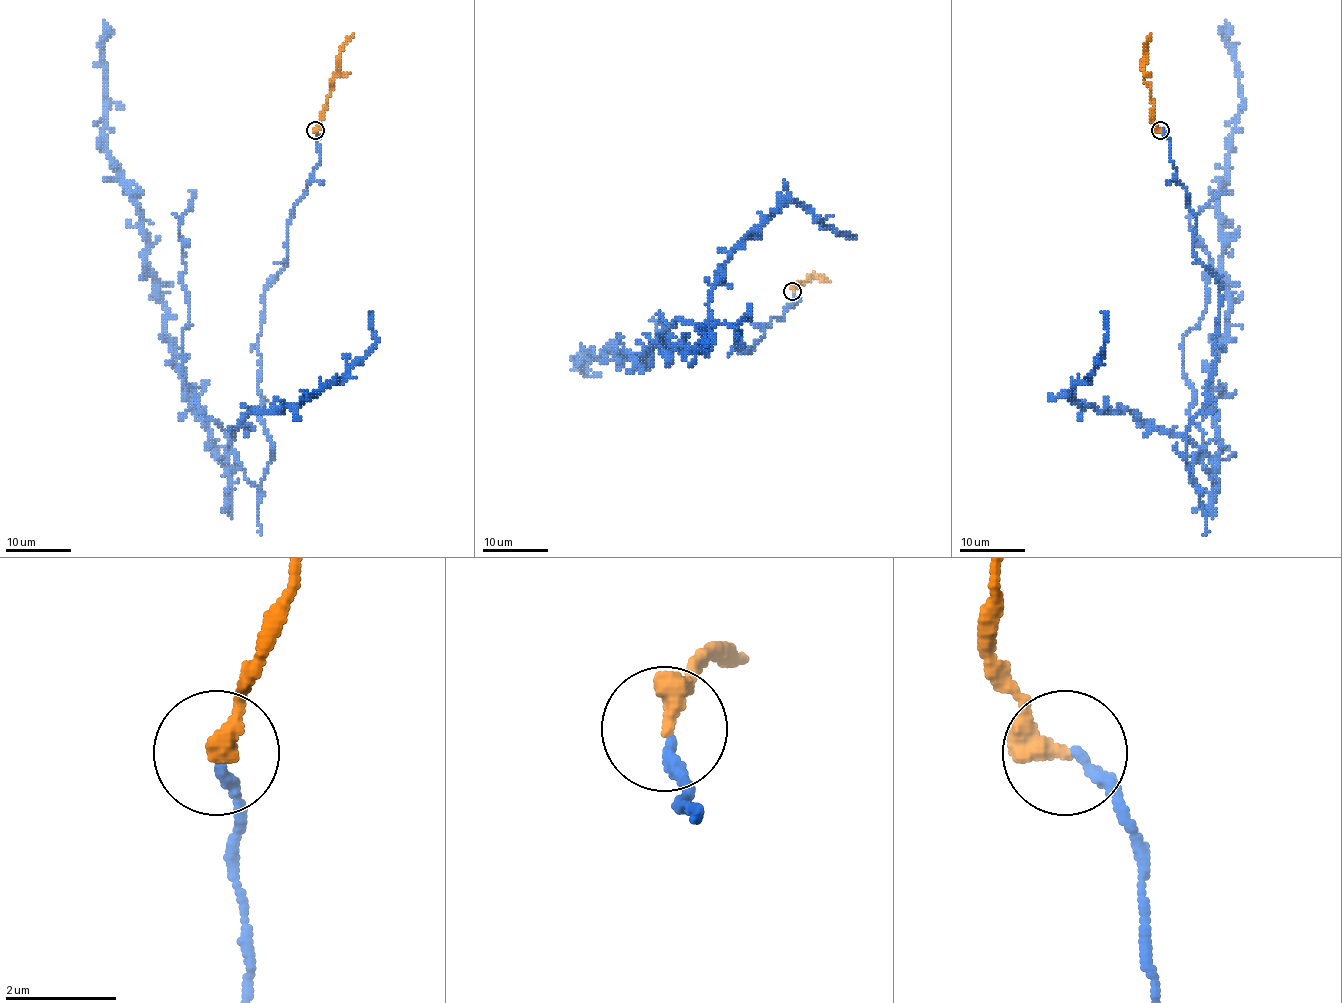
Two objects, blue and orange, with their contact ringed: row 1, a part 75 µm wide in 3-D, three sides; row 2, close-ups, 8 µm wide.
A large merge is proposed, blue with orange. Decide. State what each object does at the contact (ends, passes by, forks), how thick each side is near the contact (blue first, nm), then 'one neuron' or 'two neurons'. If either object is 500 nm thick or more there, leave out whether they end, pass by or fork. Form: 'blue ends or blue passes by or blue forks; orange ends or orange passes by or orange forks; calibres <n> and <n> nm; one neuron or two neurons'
blue ends; orange ends; calibres 200 and 400 nm; one neuron

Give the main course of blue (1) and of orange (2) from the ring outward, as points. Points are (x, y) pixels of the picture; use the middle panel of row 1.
1: (793, 292), (740, 352), (750, 316), (693, 349), (583, 361)
2: (793, 292), (798, 284), (803, 284), (813, 274), (831, 282)

